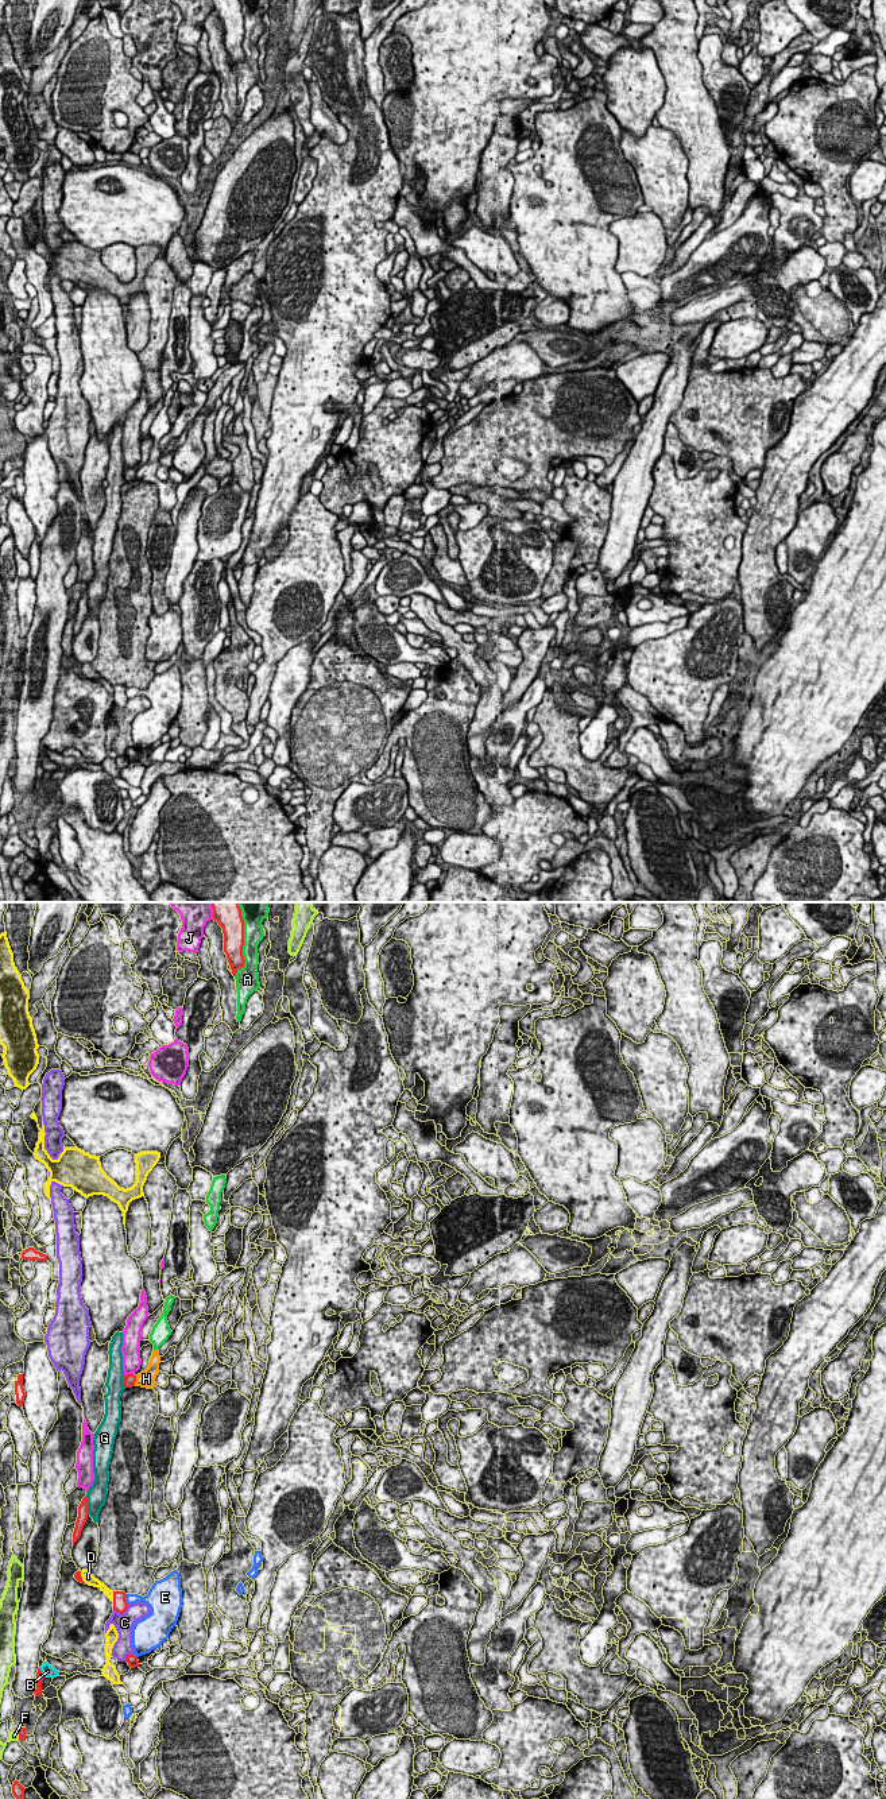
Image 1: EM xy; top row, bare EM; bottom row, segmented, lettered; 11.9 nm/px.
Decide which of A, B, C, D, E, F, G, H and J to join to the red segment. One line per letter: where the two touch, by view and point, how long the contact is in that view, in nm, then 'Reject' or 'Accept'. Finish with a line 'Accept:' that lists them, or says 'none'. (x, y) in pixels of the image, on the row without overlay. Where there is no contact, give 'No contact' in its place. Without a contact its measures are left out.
A: Touches red at xy (243, 35). Shared border 850 nm. Reject
B: Touches red at xy (41, 766). Shared border 130 nm. Reject
C: Touches red at xy (122, 707). Shared border 200 nm. Reject
D: Touches red at xy (113, 691). Shared border 130 nm. Reject
E: Touches red at xy (124, 693). Shared border 130 nm. Reject
F: Touches red at xy (18, 827). Shared border 150 nm. Reject
G: Touches red at xy (86, 599). Shared border 240 nm. Reject
H: Touches red at xy (135, 474). Shared border 130 nm. Reject
J: Touches red at xy (128, 468). Shared border 120 nm. Reject
Accept: none

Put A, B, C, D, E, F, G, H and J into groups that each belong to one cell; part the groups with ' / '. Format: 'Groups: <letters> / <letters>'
Groups: A H / B / C / D / E / F / G / J

